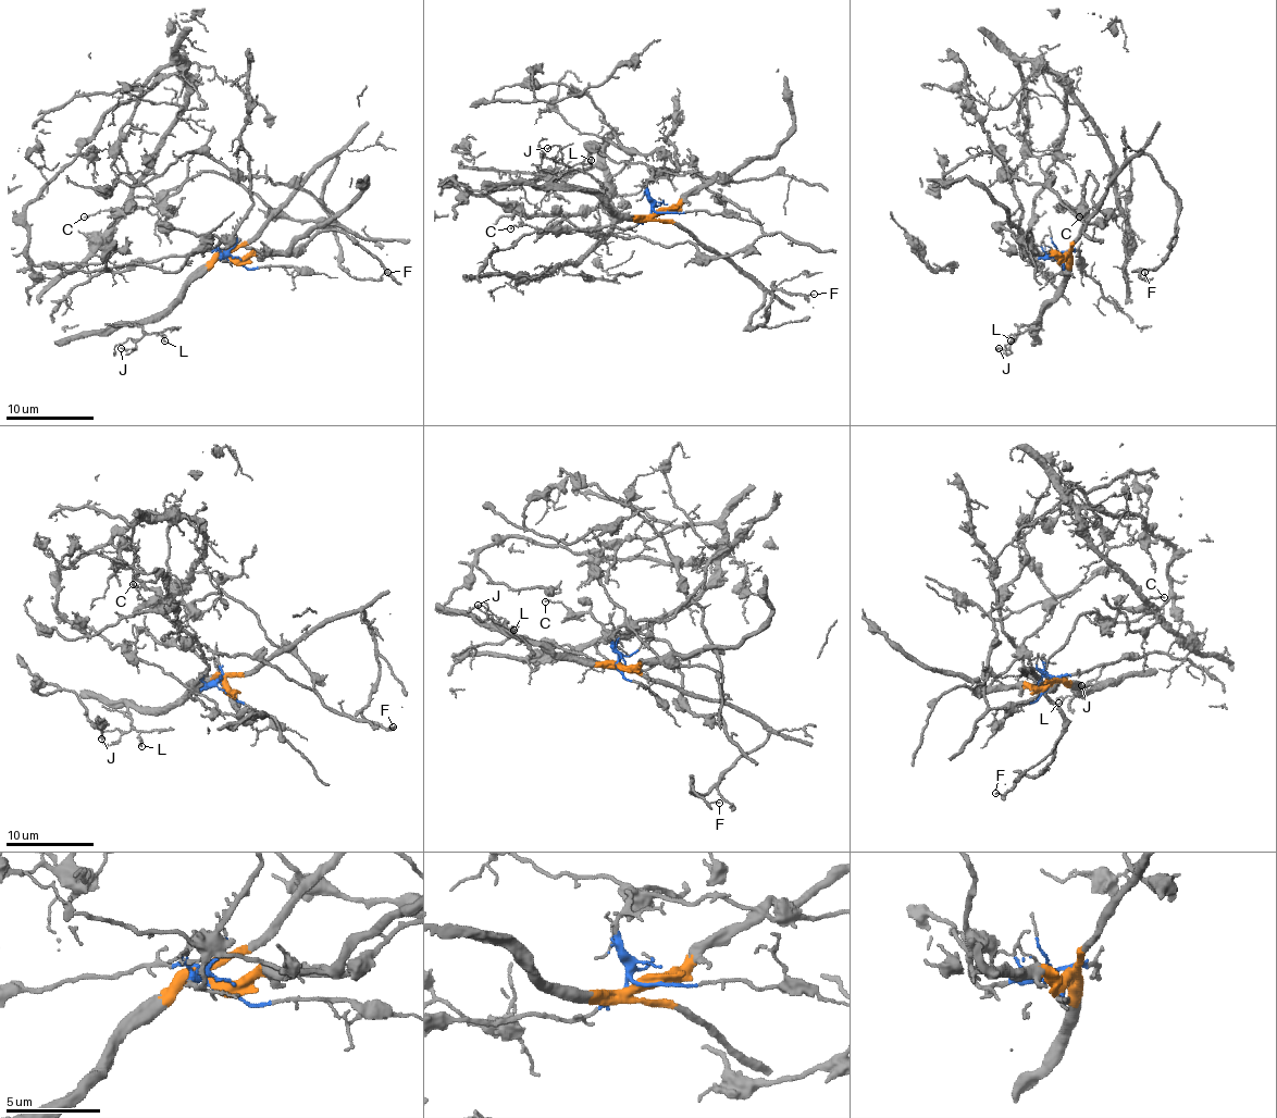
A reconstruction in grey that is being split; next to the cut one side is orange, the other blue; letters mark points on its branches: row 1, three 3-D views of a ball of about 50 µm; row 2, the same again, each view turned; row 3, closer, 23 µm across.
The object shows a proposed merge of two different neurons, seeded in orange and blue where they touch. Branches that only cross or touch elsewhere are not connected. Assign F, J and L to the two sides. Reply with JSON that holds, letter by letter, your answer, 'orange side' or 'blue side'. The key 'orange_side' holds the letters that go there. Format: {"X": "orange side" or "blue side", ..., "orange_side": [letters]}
{"F": "orange side", "J": "orange side", "L": "orange side", "orange_side": ["F", "J", "L"]}

